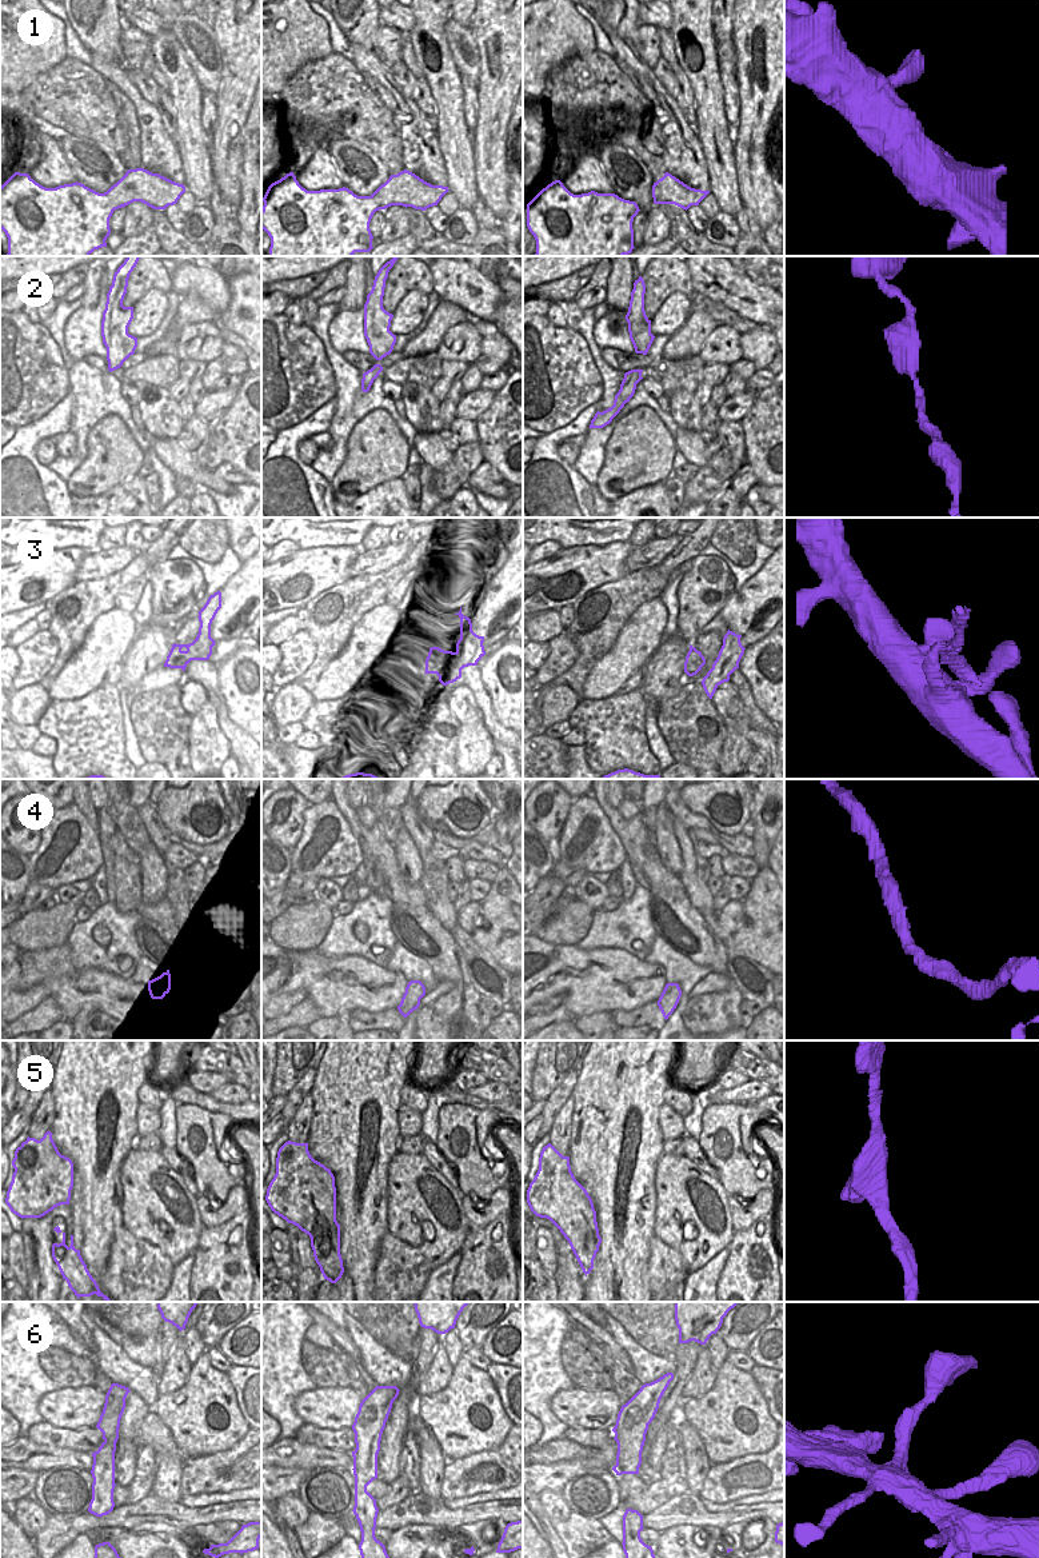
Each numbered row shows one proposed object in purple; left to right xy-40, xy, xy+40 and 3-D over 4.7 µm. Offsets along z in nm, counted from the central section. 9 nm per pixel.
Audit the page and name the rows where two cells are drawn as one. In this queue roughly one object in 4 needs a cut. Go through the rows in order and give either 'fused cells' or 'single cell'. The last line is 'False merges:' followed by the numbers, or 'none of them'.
1: single cell
2: single cell
3: single cell
4: single cell
5: fused cells
6: single cell
False merges: 5

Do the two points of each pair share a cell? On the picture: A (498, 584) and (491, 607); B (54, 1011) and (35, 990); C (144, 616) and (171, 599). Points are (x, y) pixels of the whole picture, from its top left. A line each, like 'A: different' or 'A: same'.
A: same
B: different
C: different

